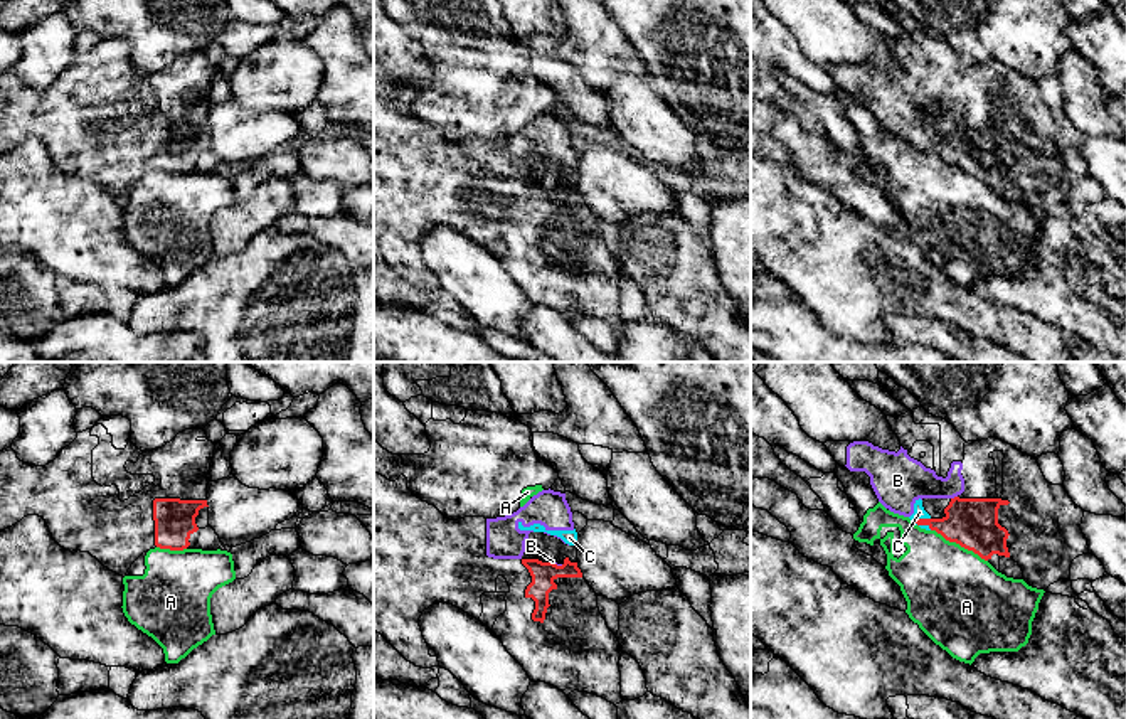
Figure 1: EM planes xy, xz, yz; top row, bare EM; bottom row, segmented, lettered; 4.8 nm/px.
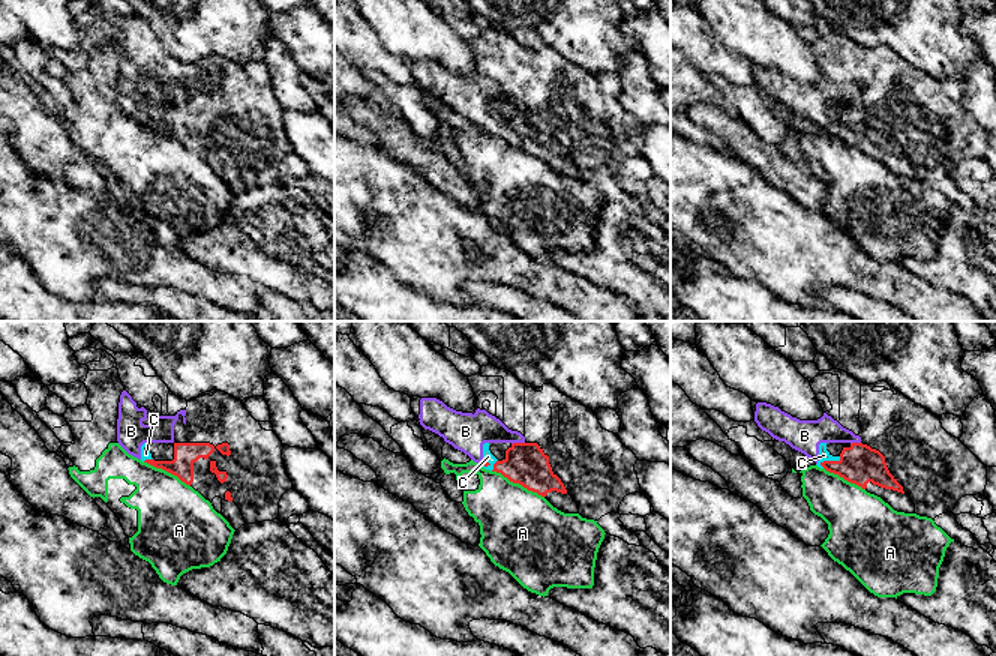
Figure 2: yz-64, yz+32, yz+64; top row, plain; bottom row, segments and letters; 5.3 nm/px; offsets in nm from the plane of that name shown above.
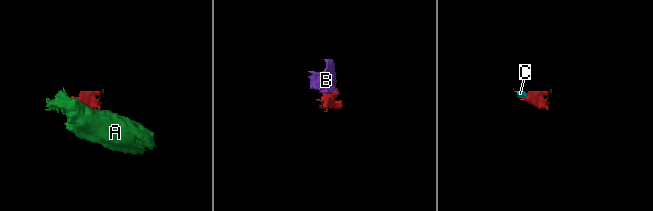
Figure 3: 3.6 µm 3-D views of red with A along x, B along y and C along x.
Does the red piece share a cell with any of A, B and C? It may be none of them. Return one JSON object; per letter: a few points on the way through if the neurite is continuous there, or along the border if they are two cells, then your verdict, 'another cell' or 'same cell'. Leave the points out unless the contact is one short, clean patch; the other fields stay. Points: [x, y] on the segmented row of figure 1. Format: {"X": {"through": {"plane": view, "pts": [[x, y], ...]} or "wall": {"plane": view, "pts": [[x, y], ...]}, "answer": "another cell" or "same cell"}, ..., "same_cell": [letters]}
{"A": {"wall": {"plane": "yz", "pts": [[931, 529], [971, 549], [987, 561]]}, "answer": "another cell"}, "B": {"answer": "same cell"}, "C": {"answer": "same cell"}, "same_cell": ["B", "C"]}

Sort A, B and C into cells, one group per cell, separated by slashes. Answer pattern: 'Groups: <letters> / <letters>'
Groups: A / B C

